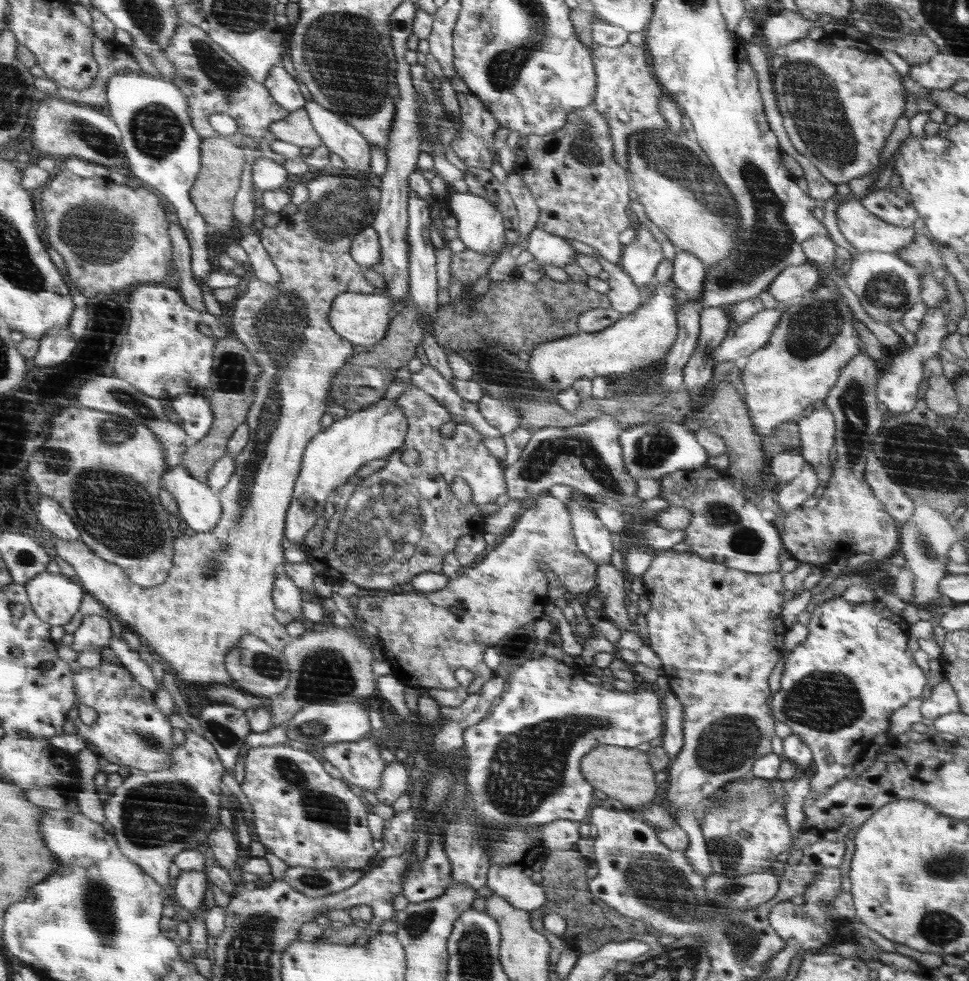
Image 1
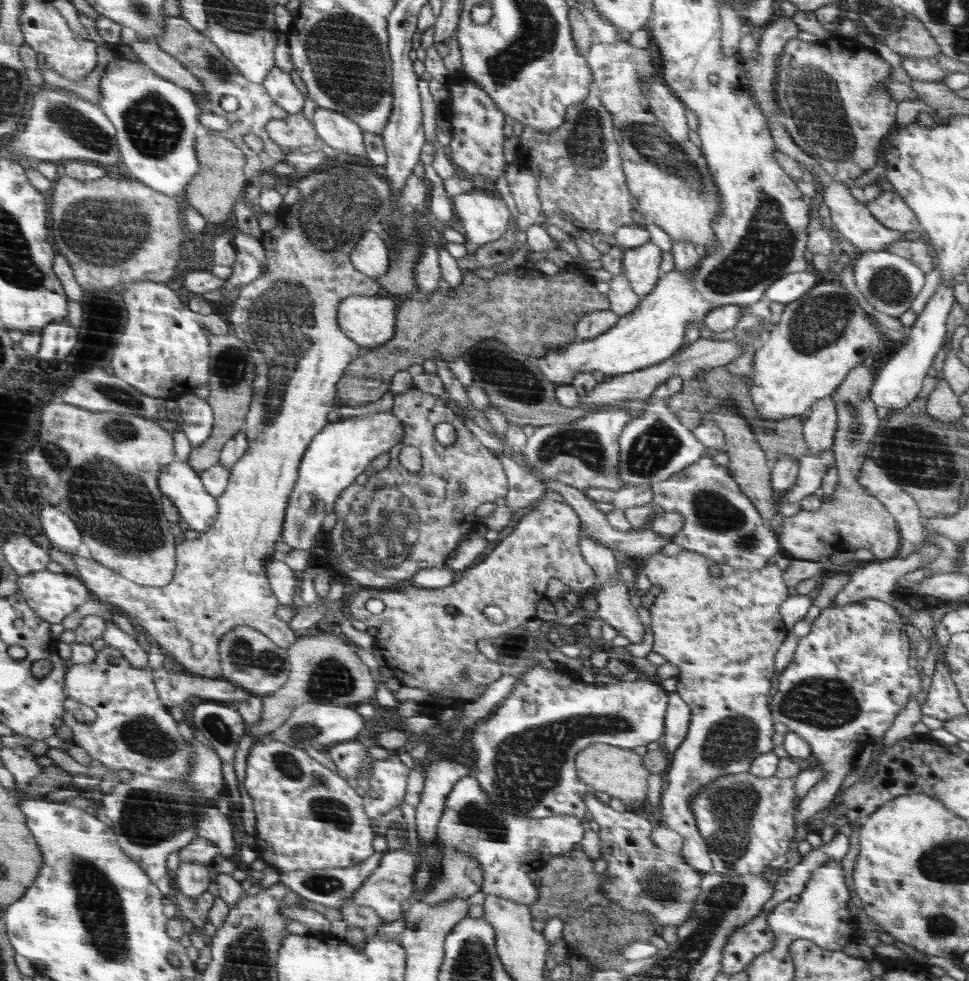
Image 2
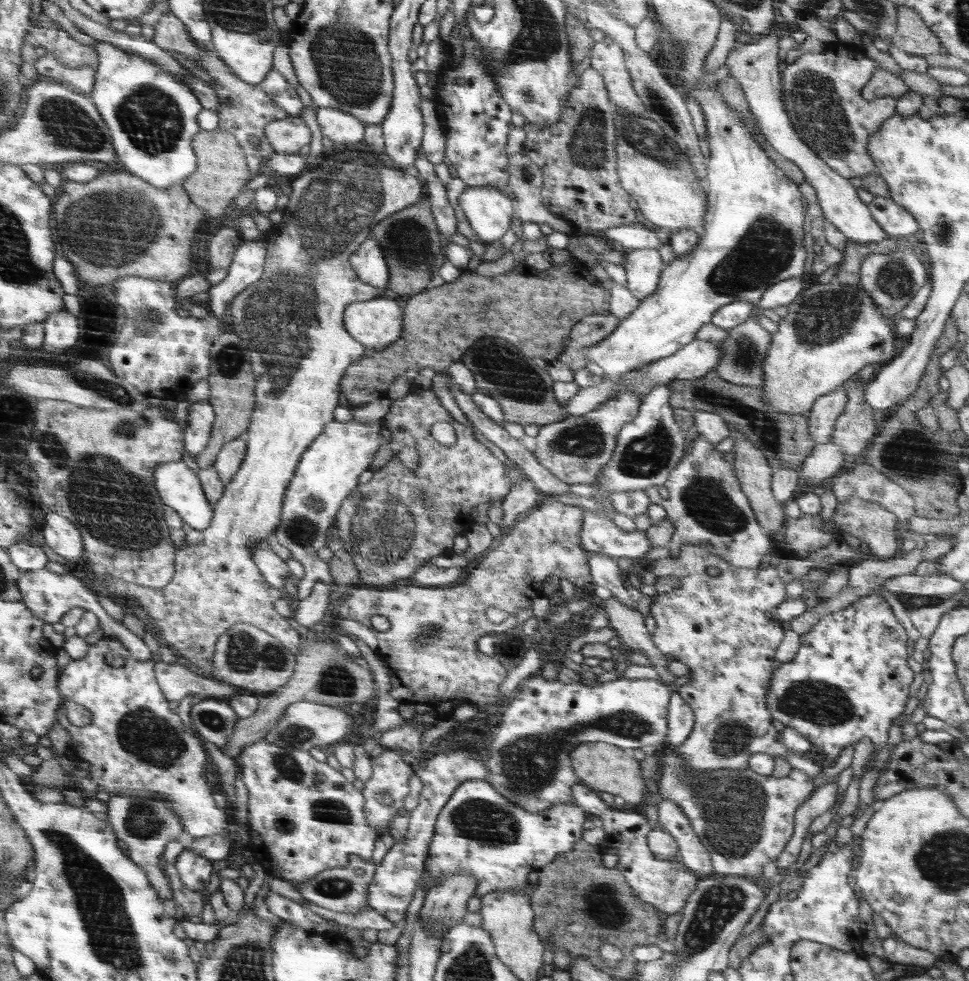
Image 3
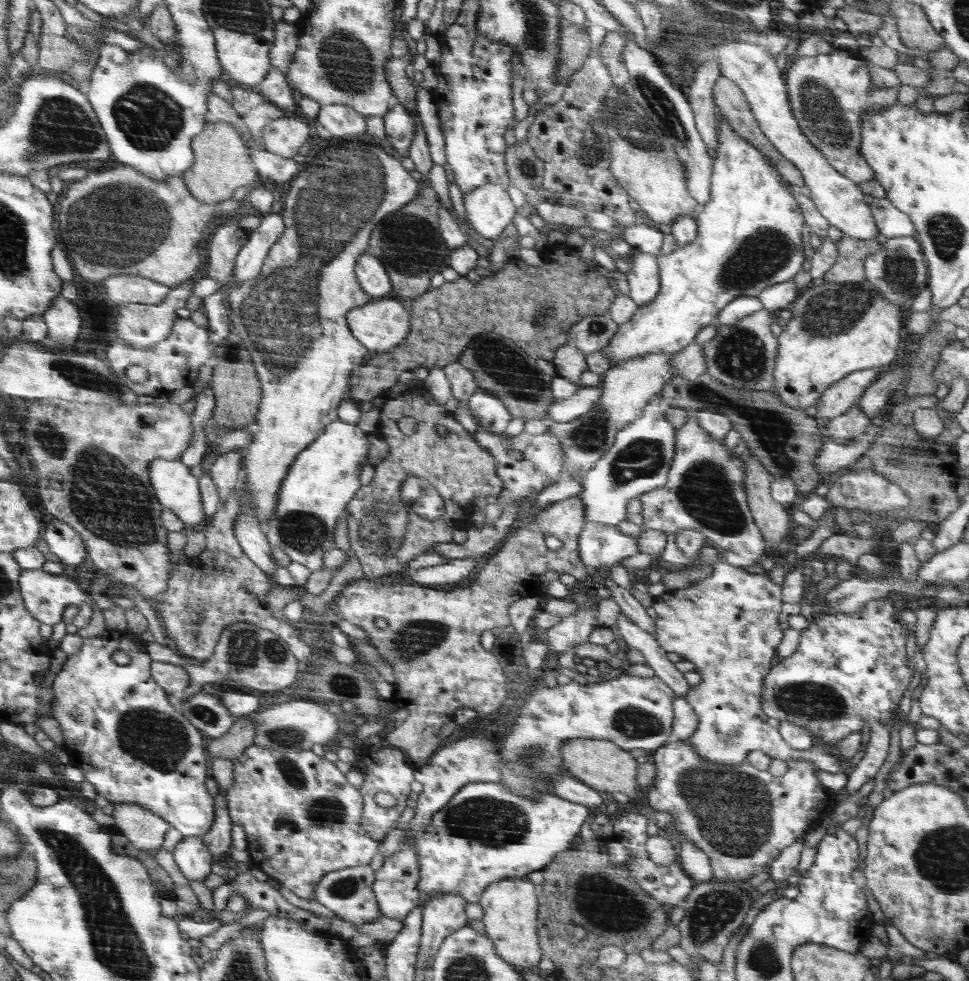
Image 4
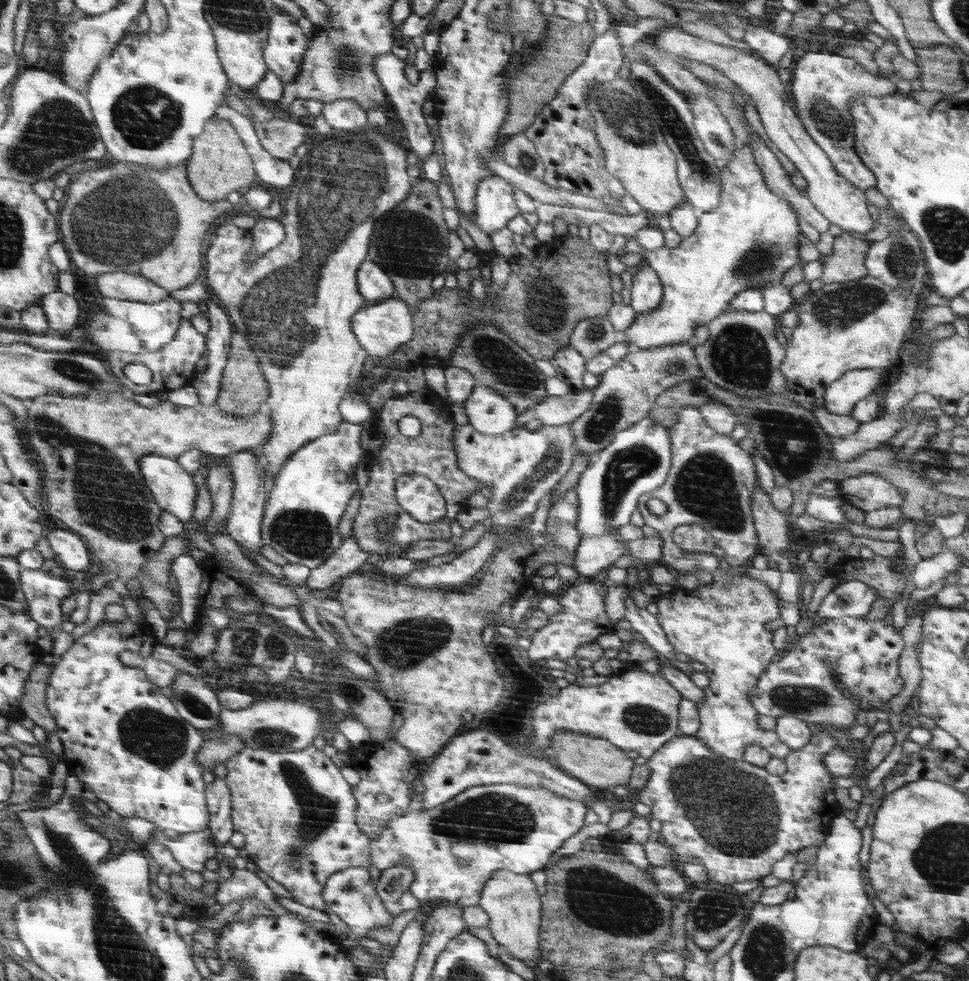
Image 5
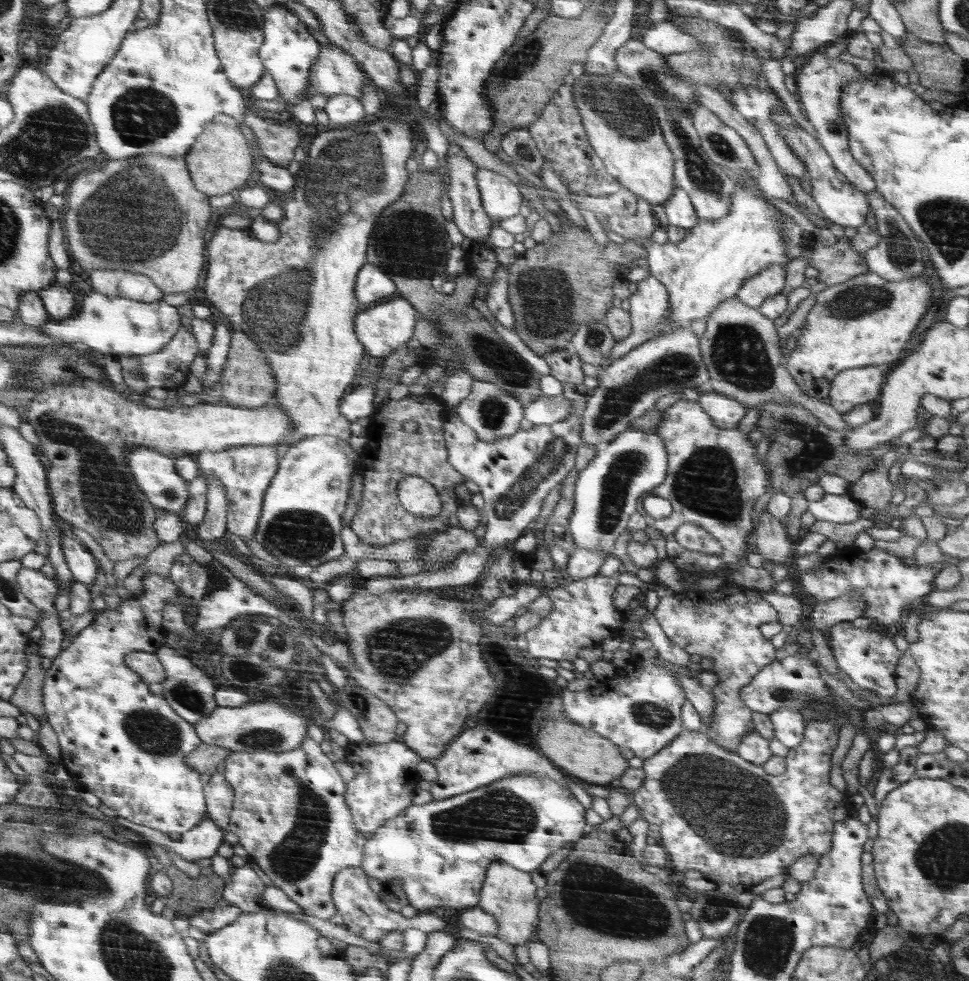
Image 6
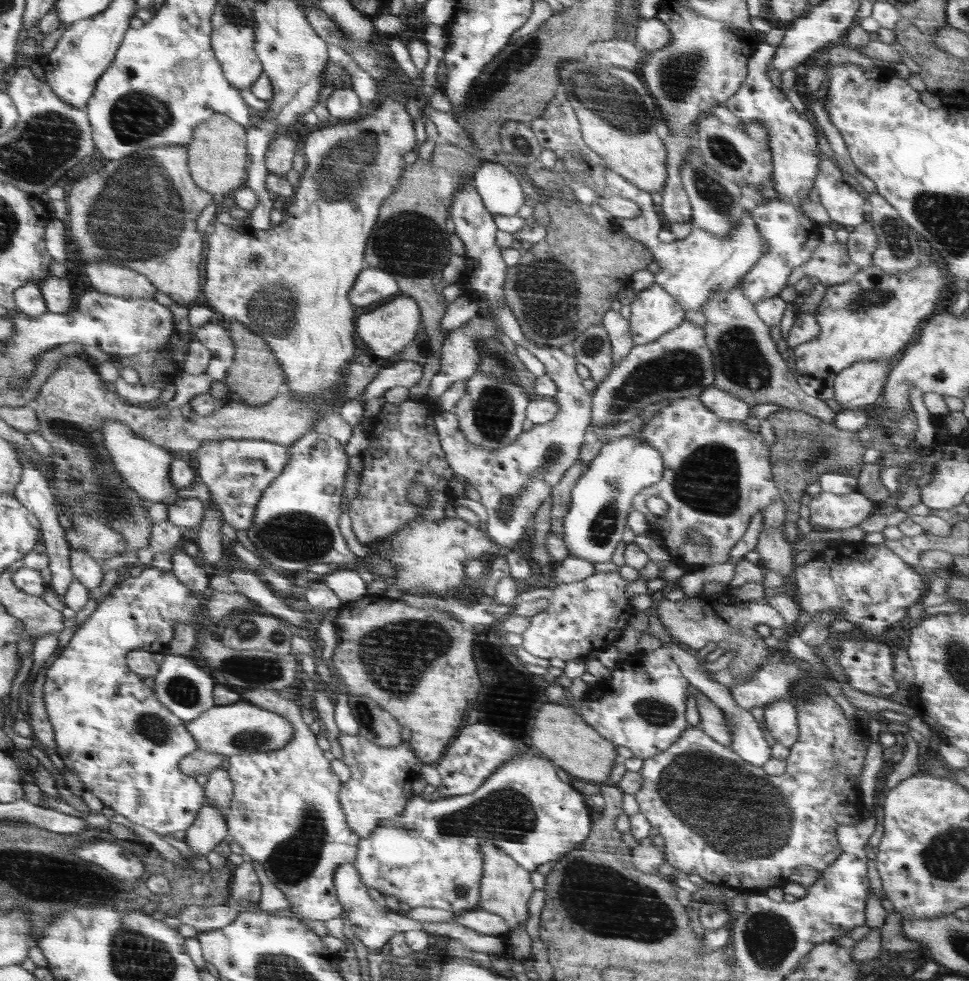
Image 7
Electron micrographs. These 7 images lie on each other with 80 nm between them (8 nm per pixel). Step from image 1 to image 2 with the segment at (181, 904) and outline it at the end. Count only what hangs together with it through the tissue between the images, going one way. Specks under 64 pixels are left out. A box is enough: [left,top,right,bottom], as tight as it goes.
[174,862,212,898]

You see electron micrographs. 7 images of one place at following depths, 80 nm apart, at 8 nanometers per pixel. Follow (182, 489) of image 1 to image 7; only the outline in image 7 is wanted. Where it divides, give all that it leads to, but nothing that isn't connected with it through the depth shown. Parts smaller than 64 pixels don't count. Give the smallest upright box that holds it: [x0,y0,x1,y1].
[103,419,180,506]

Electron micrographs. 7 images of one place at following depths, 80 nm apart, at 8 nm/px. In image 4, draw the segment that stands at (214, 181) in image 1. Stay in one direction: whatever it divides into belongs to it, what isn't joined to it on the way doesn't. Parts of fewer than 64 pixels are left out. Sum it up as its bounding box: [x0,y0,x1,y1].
[181,121,263,206]

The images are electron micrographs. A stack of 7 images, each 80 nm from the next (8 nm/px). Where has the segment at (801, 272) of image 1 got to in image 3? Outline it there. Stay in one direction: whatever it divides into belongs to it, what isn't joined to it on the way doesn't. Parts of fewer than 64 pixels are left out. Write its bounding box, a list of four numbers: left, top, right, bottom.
[756,277,813,309]

